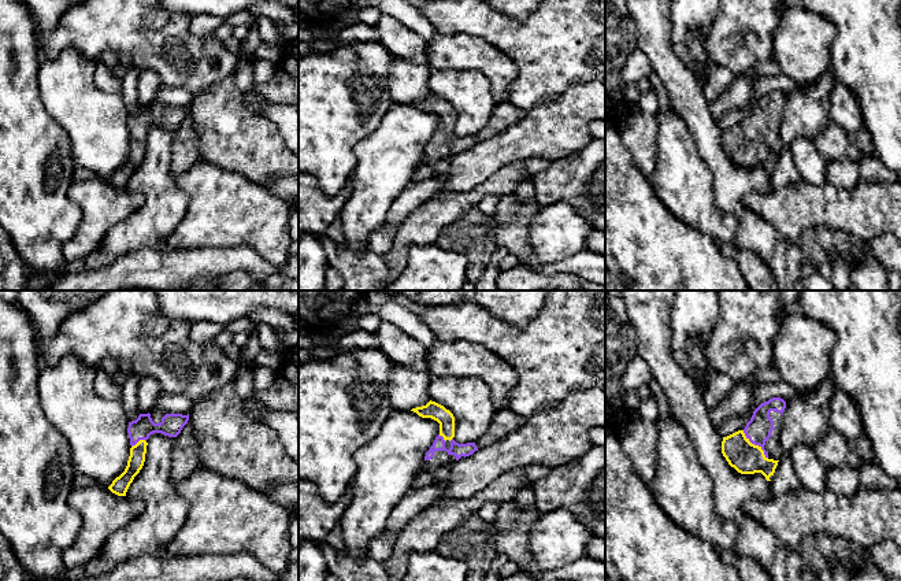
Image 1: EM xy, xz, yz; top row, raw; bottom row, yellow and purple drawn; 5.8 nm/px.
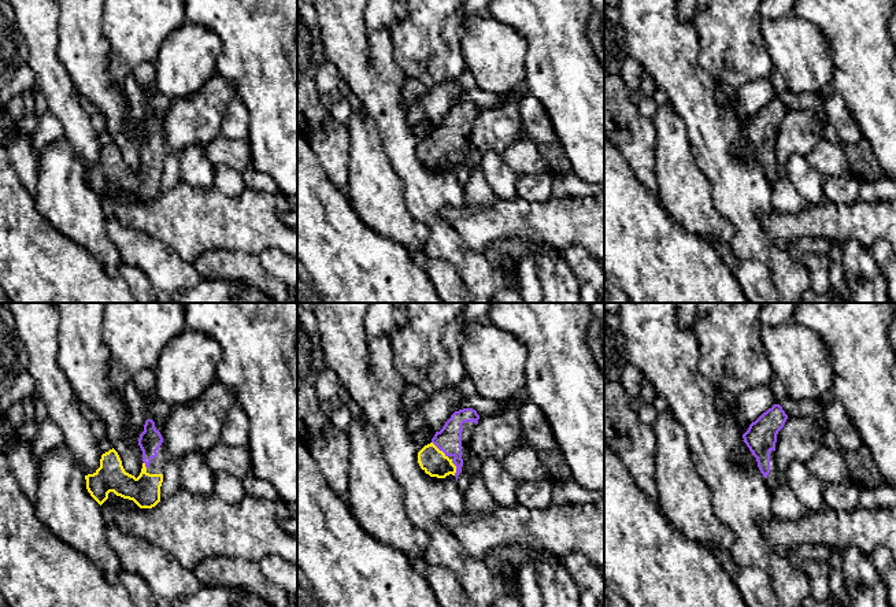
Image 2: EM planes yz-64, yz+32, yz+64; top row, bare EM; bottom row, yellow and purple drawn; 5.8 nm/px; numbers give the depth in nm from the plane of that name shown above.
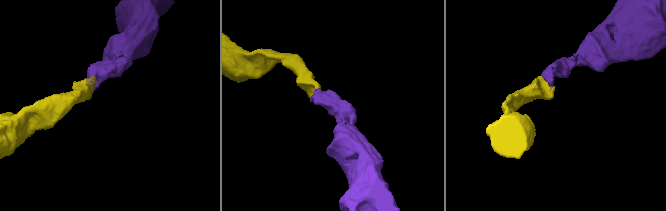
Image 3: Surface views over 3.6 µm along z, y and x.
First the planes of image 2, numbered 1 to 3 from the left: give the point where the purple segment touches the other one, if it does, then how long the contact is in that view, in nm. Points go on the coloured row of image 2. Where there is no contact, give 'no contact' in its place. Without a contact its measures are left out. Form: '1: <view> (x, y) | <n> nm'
1: yz-64 (144, 465) | 40 nm
2: yz+32 (439, 450) | 130 nm
3: no contact

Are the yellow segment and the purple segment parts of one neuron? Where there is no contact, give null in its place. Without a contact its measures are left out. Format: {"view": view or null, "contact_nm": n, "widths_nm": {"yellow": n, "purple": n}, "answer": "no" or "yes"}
{"view": "yz", "contact_nm": 220, "widths_nm": {"yellow": 190, "purple": 150}, "answer": "yes"}

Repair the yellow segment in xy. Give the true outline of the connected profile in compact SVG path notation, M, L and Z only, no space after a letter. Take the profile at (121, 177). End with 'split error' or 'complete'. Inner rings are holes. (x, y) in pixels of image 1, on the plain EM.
M140 107L136 114L129 115L127 126L130 132L130 149L125 164L116 170L108 182L118 188L126 189L126 185L134 170L140 166L145 155L147 133L153 126L162 126L168 130L177 130L188 116L189 107L166 107L160 116L155 116L151 107Z; split error

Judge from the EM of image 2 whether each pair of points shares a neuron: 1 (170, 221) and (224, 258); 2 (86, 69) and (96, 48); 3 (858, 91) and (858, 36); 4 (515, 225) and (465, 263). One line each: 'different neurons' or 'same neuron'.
1: different neurons
2: same neuron
3: same neuron
4: different neurons

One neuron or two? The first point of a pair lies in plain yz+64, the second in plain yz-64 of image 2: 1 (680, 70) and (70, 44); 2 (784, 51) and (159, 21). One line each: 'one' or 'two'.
1: two
2: two

